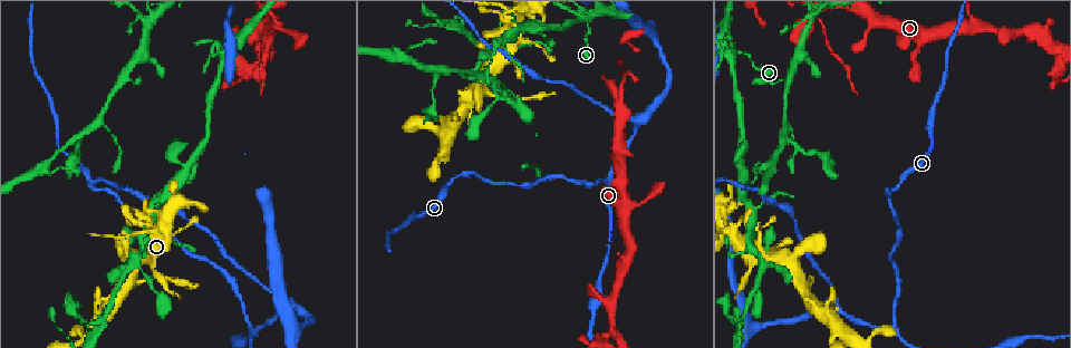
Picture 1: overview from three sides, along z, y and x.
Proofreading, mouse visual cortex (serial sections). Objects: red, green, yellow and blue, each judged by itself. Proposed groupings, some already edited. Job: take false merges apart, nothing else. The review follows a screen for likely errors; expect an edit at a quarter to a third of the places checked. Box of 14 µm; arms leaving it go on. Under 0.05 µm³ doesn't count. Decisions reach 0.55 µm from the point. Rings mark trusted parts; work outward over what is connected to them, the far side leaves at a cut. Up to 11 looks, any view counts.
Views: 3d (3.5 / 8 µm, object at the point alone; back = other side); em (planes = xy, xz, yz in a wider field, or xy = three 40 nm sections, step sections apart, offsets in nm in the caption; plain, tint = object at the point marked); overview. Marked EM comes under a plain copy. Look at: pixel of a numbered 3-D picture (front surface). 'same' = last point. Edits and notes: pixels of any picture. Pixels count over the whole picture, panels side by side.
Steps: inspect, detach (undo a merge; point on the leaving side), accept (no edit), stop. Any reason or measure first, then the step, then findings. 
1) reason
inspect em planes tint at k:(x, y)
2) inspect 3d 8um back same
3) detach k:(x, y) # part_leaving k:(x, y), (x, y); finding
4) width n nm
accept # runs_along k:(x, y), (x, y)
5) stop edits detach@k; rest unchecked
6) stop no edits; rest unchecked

four arms meet
inspect 3d 8um at 1:(875, 19)

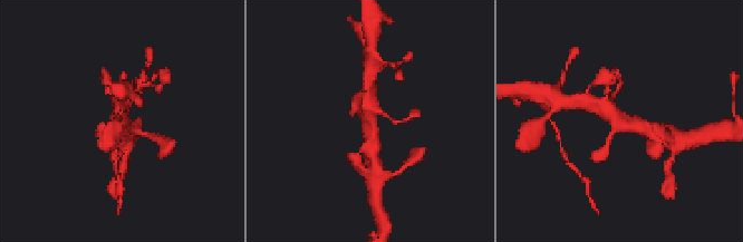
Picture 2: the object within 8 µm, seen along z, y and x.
inspect 3d 3.5um at 2:(618, 119)

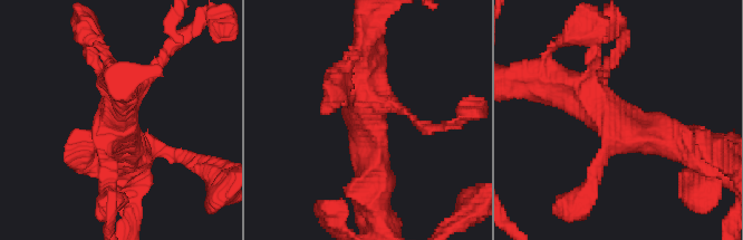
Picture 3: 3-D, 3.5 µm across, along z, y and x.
arms 4; arm_widths 250, 250, 350, 500 nm; shape alone is not enough
inspect em xy step 1 tint at 3:(367, 124)

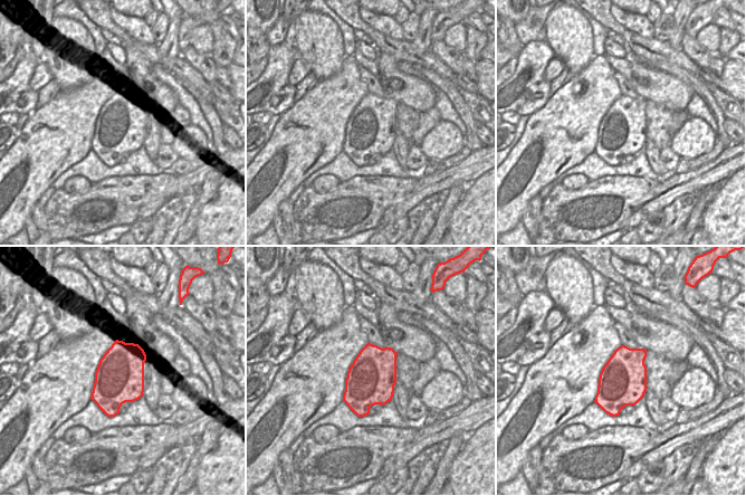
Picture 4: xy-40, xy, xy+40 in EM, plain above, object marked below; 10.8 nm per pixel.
accept # runs_along 3:(685, 145), (555, 84); all the same cell

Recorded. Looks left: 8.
arms run side by side
inspect 3d 8um at 1:(731, 55)

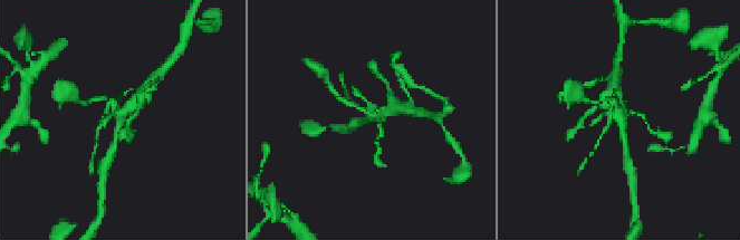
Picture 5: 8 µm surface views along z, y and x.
need the tissue
inspect em planes tint at 5:(623, 115)

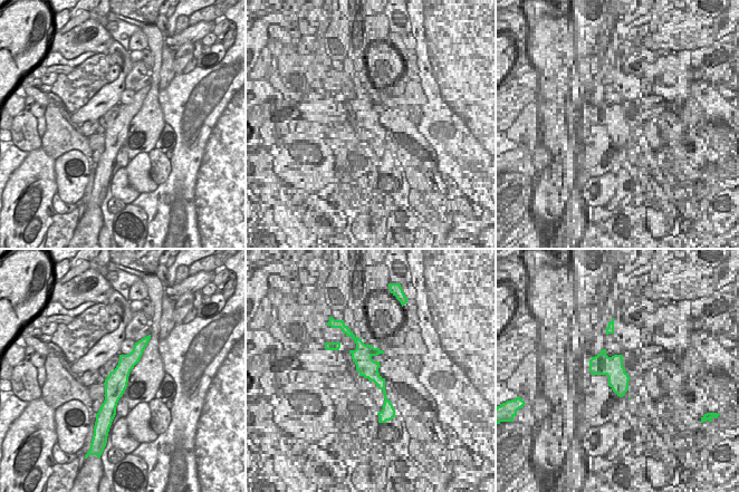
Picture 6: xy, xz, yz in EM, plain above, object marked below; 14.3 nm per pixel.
width 320 nm
accept # runs_along 6:(140, 345), (115, 384), (113, 408); all the same cell

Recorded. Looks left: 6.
four arms meet
inspect 3d 8um at 1:(742, 165)

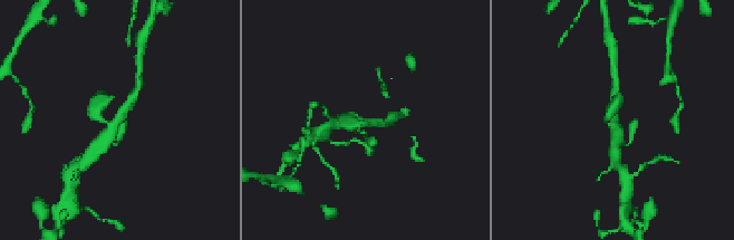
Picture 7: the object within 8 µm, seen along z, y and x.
zoom in
inspect 3d 3.5um at 7:(113, 126)

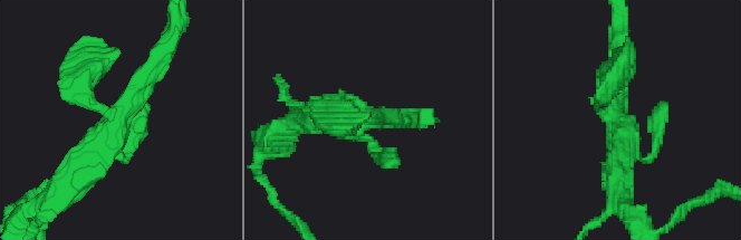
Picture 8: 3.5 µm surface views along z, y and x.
arms 4; arm_widths 150, 250, 350, 350 nm; shape alone is not enough
inspect em xy step 2 tint at 8:(120, 113)

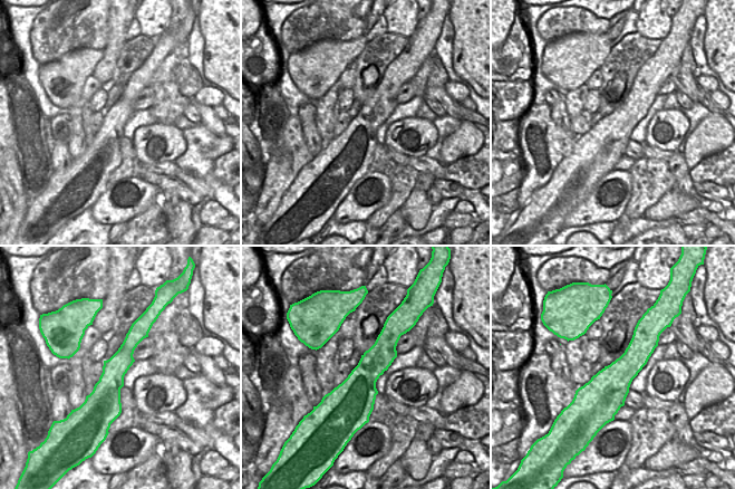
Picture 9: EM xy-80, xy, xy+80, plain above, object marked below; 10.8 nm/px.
accept # runs_along 9:(135, 327), (107, 389), (107, 418); one cell here

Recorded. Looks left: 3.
abrupt turn
inspect 3d 3.5um at 1:(763, 258)

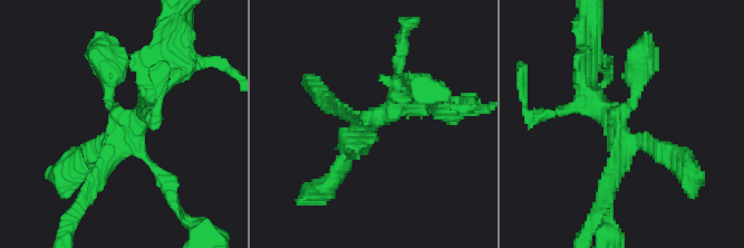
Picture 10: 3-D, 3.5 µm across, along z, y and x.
inspect em xy step 1 tint at 10:(377, 117)

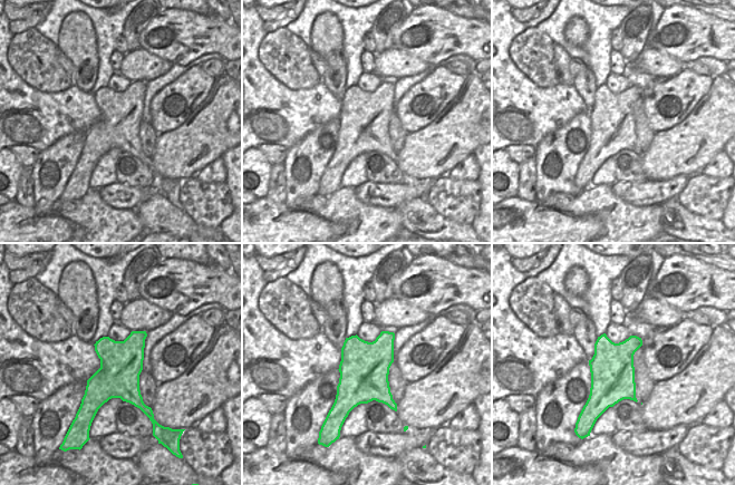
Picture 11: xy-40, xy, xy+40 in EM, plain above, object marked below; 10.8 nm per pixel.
accept # one cell here

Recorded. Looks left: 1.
stop no edits; rest unchecked

